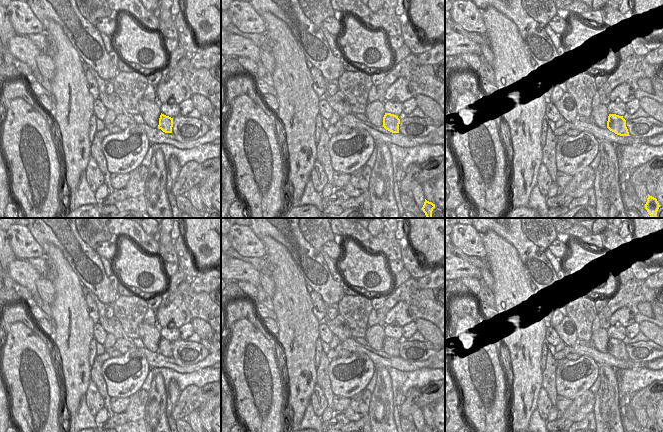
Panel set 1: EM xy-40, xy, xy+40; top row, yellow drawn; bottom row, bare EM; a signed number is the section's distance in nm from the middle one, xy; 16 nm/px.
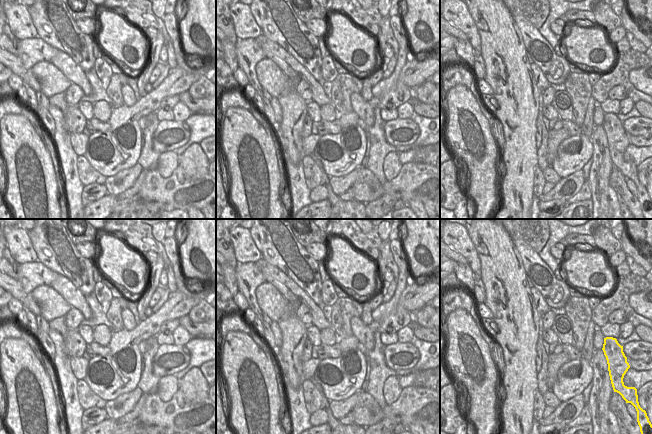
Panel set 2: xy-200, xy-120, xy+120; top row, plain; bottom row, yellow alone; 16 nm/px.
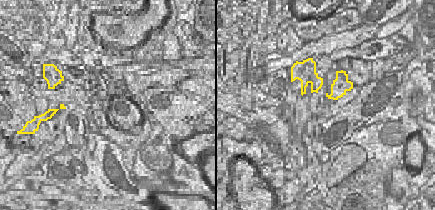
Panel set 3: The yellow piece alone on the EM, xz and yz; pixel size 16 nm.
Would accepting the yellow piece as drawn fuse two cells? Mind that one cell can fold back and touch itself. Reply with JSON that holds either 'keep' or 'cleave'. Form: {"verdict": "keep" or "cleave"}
{"verdict": "cleave"}

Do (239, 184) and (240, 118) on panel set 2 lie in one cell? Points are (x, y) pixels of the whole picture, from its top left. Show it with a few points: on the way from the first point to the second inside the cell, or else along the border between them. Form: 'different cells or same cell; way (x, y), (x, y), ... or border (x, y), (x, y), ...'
same cell; way (238, 168), (235, 151), (240, 134)

